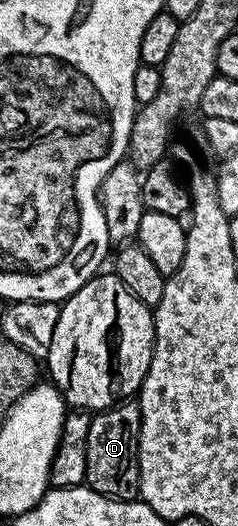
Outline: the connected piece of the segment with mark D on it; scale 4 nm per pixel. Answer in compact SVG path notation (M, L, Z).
M136 401L117 403L116 406L93 414L90 433L86 433L86 473L84 483L94 493L107 499L121 499L127 503L140 499L140 404Z

